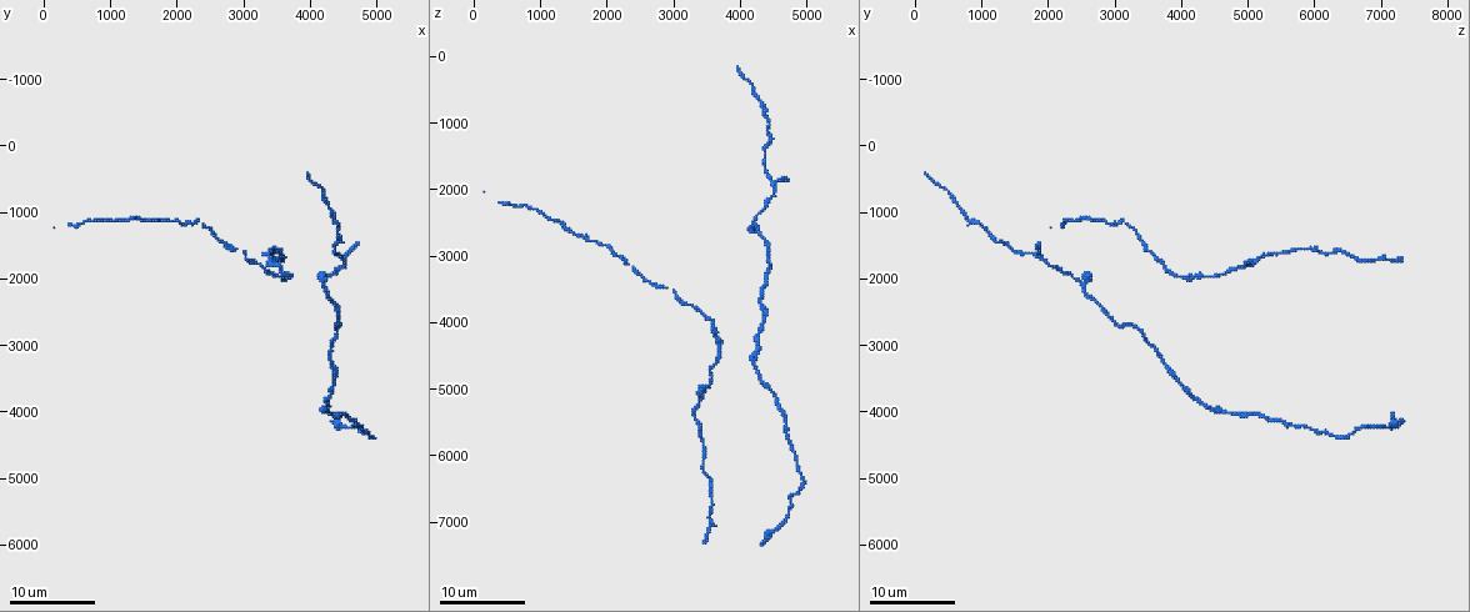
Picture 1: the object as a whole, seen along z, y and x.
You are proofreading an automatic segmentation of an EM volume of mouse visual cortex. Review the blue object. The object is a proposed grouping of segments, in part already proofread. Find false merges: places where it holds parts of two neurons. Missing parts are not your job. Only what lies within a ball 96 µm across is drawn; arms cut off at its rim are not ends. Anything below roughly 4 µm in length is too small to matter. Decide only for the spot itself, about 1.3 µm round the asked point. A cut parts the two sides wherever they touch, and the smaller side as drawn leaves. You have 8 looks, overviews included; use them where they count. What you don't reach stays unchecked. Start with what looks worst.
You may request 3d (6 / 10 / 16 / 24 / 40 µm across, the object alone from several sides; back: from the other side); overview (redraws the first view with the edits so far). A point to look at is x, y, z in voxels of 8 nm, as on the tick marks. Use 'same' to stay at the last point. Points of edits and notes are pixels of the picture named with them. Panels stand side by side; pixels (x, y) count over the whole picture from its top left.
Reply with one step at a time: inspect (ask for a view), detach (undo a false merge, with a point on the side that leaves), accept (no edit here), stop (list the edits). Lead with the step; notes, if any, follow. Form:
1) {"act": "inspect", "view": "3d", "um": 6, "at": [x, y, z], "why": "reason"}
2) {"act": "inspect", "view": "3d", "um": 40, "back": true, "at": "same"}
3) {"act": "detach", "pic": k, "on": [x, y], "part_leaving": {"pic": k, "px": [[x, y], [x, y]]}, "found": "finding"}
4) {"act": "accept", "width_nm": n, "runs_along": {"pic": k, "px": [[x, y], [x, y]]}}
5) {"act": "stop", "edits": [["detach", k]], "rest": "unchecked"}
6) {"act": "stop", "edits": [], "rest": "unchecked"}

{"act": "inspect", "view": "3d", "um": 16, "at": [4450, 1150, 950], "why": "sudden change in width"}

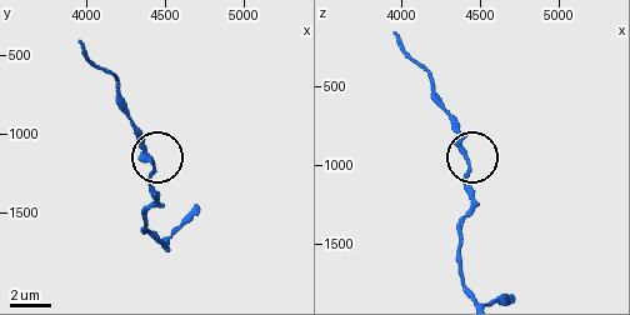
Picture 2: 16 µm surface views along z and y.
{"act": "inspect", "view": "3d", "um": 10, "at": "same"}

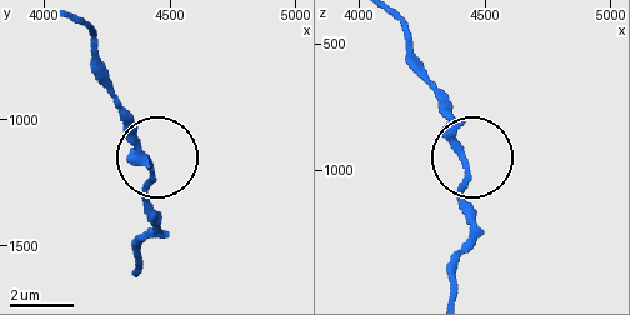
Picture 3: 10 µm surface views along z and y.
{"act": "accept", "runs_along": {"pic": 3, "px": [[453, 294], [469, 238], [461, 189], [469, 165], [448, 95]]}, "found": "all the same neuron"}

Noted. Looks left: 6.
{"act": "inspect", "view": "3d", "um": 16, "at": [4150, 2050, 2500], "why": "thick turns thin"}

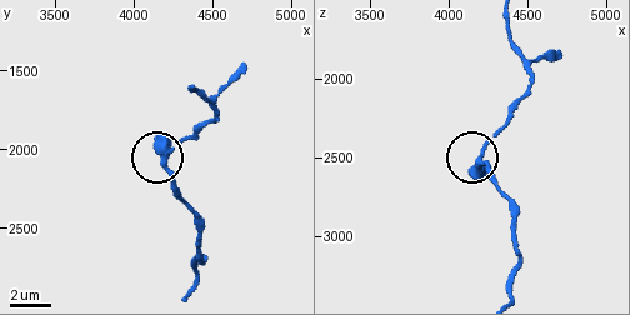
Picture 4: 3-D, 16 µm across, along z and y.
{"act": "inspect", "view": "3d", "um": 6, "at": [4180, 2080, 2540]}

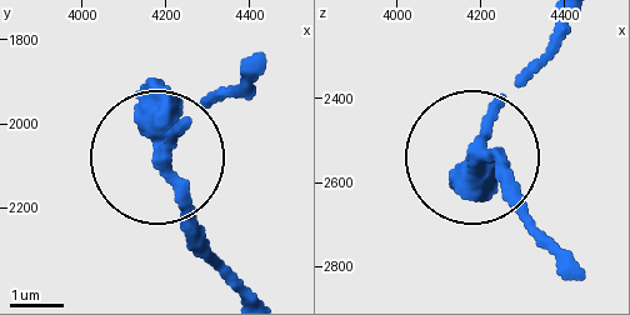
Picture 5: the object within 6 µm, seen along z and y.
{"act": "inspect", "view": "3d", "um": 6, "back": true, "at": [4200, 2090, 2525]}

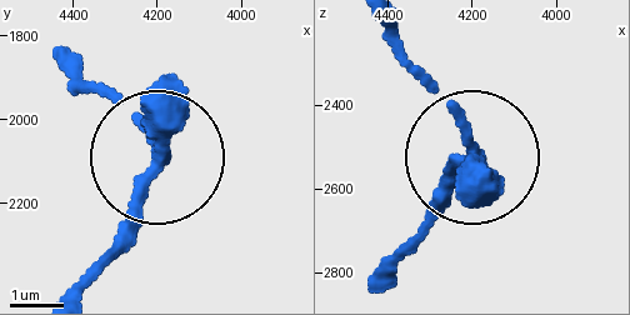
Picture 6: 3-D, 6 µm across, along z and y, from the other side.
{"act": "accept", "arms": 3, "found": "one neuron here"}

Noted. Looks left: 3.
{"act": "inspect", "view": "3d", "um": 24, "at": [3550, 1950, 4000]}

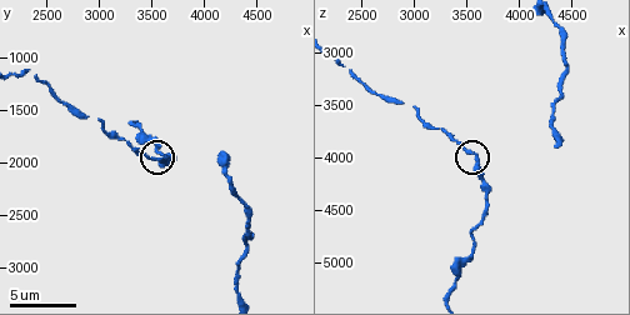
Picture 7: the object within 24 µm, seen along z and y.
{"act": "inspect", "view": "3d", "um": 10, "at": [3600, 1980, 4000]}

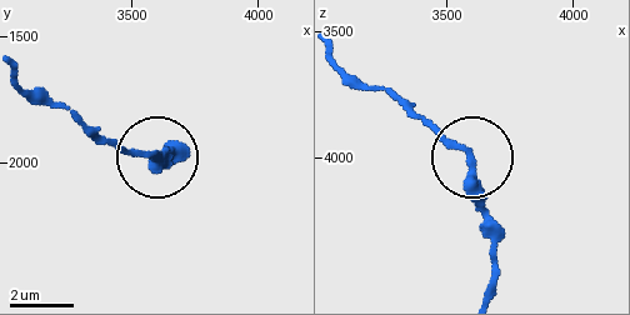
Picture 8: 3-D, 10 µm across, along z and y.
{"act": "accept", "found": "all the same neuron"}

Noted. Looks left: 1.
{"act": "inspect", "view": "3d", "um": 6, "at": [3540, 1820, 4920], "why": "sudden change in width"}

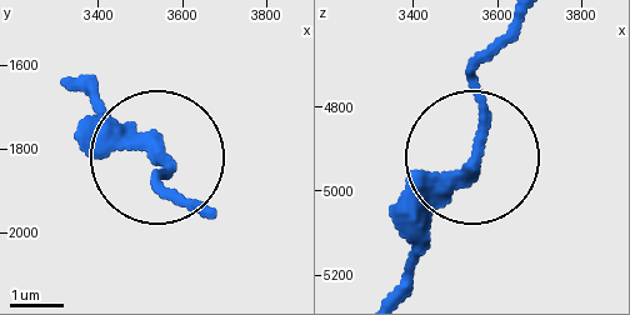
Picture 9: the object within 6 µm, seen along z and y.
{"act": "accept", "width_nm": 230, "found": "all the same neuron"}

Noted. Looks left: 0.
{"act": "stop", "edits": [], "rest": "unchecked"}

